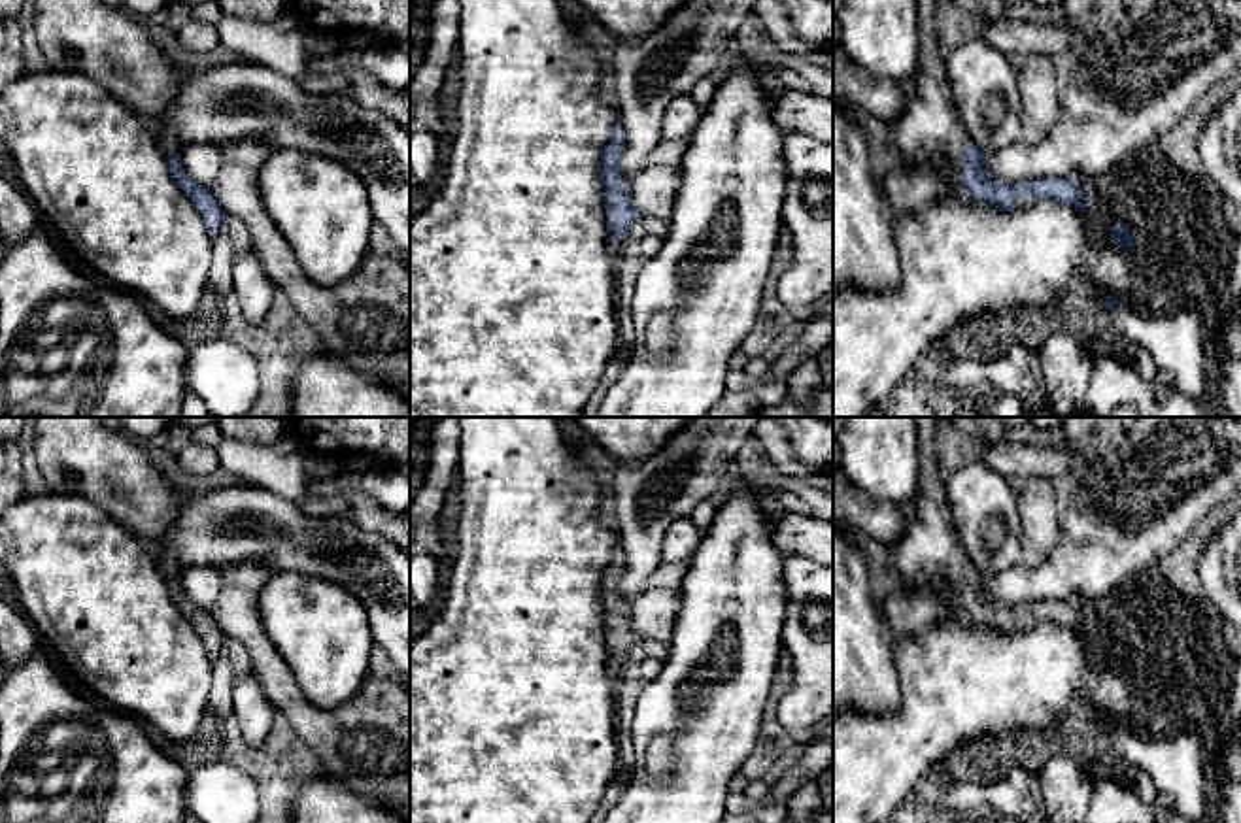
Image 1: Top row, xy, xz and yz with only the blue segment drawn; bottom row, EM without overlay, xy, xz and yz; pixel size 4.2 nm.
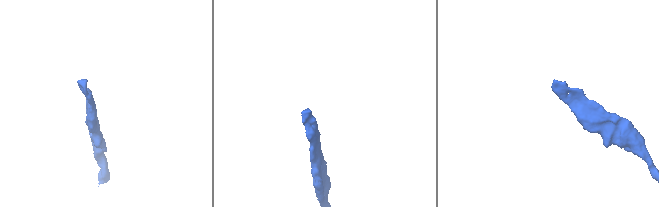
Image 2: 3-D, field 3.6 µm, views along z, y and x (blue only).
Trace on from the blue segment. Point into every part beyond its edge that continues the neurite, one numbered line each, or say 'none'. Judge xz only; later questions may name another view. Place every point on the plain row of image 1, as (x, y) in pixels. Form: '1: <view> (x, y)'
none

